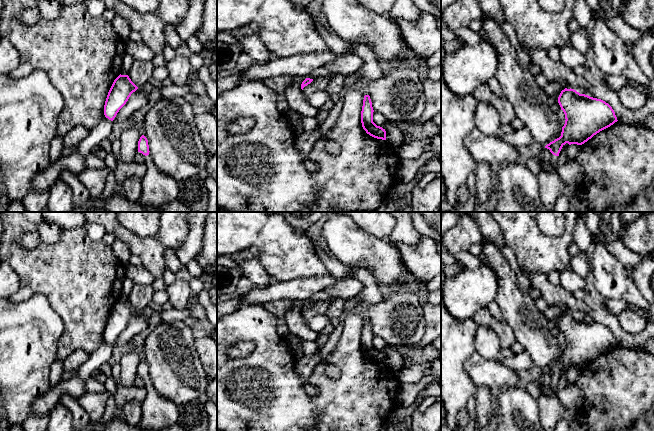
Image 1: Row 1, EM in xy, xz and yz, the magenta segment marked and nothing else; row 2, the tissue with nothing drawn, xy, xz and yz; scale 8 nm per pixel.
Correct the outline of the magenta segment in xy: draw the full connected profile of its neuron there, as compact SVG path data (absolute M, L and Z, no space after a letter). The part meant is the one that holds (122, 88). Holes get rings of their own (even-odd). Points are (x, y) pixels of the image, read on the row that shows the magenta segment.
M119 75L113 82L104 105L104 115L113 121L119 110L126 104L129 97L138 87L128 75Z

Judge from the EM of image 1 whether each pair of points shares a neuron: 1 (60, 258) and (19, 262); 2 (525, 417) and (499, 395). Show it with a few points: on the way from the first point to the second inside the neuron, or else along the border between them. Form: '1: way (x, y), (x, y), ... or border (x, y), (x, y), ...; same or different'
1: way (50, 260), (44, 258), (39, 262), (29, 262); same
2: way (519, 411), (505, 399); same

